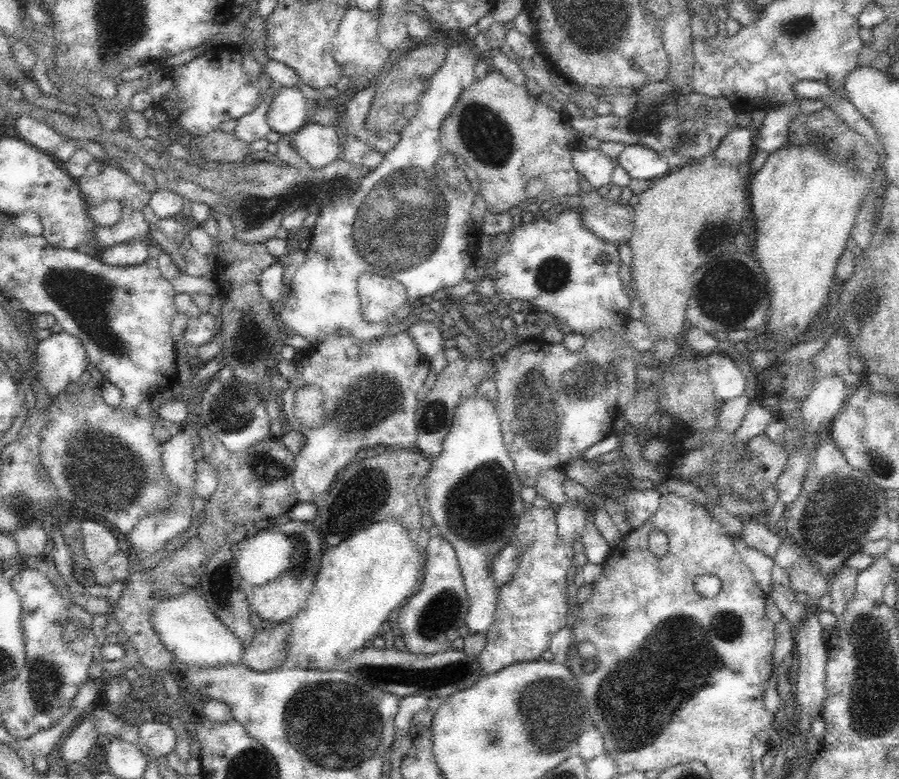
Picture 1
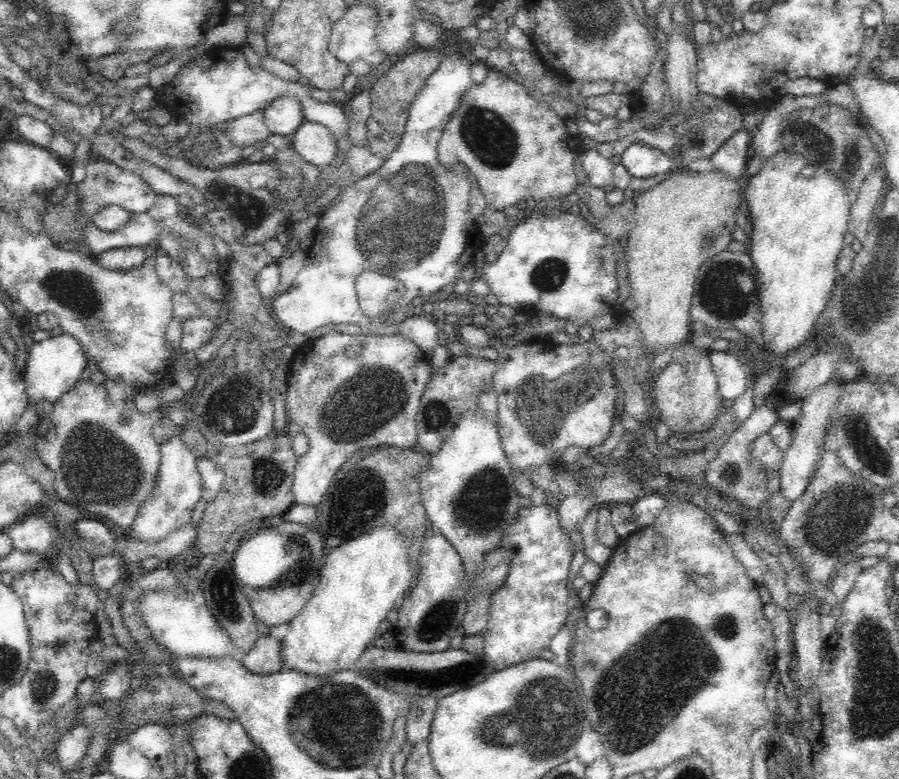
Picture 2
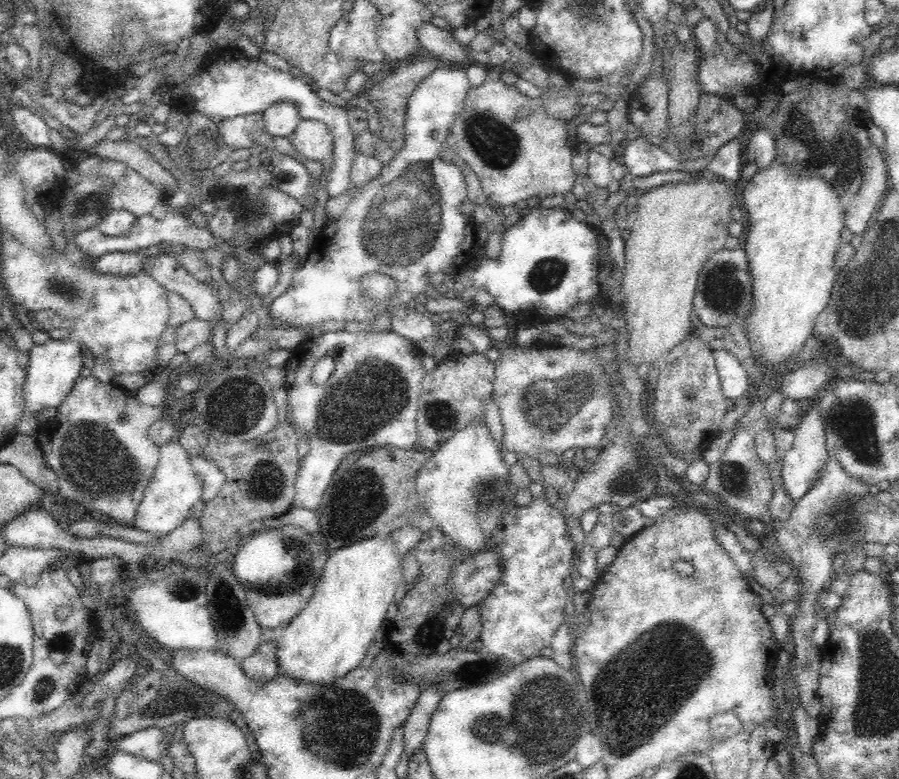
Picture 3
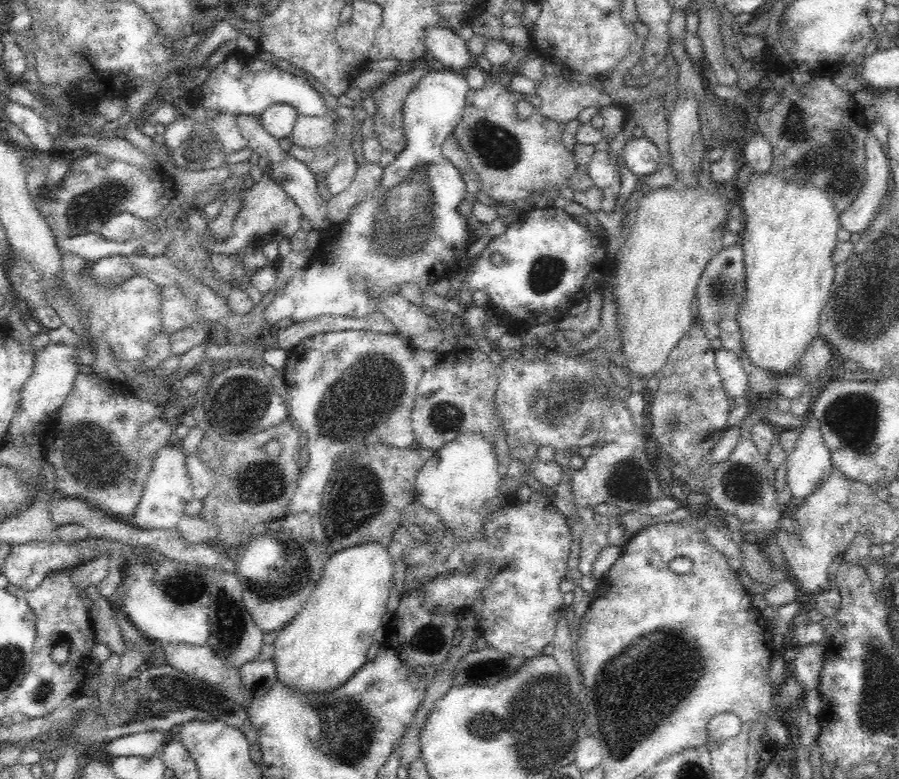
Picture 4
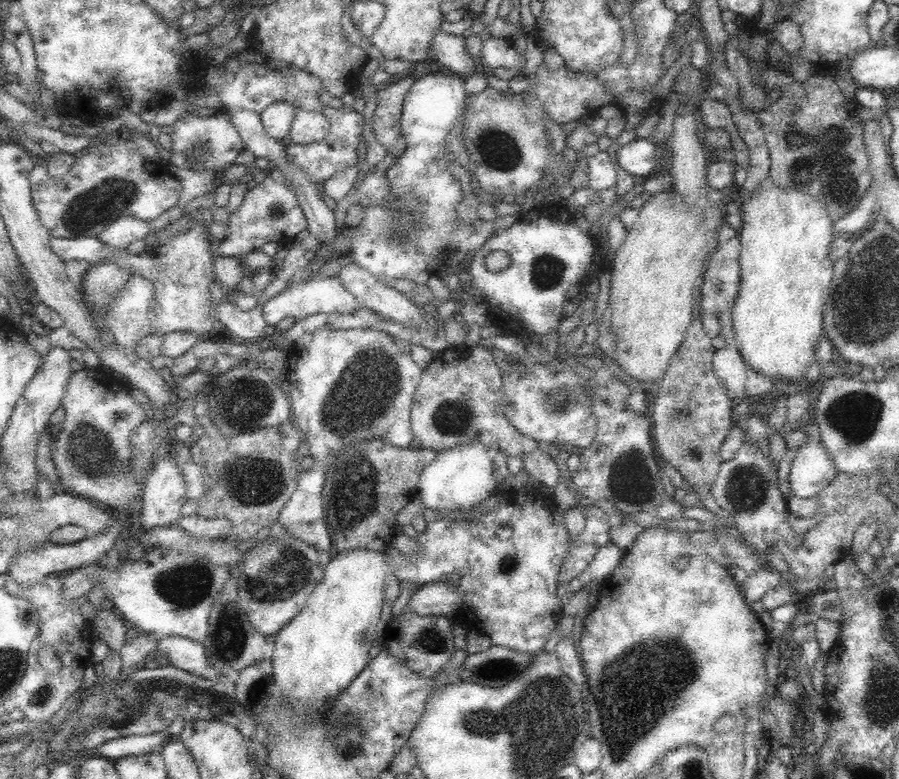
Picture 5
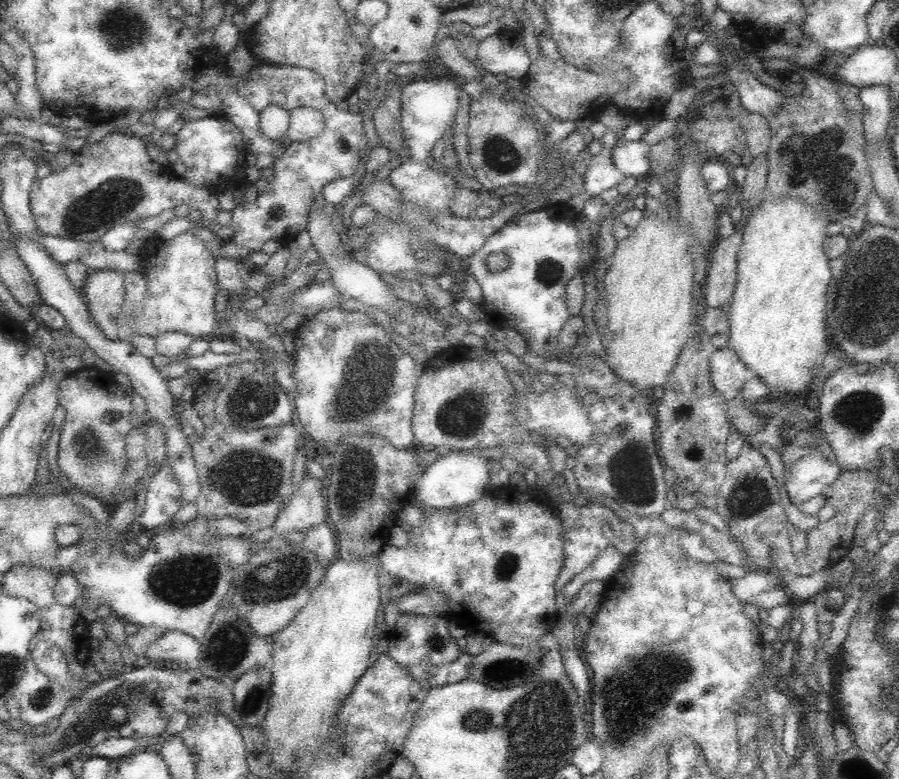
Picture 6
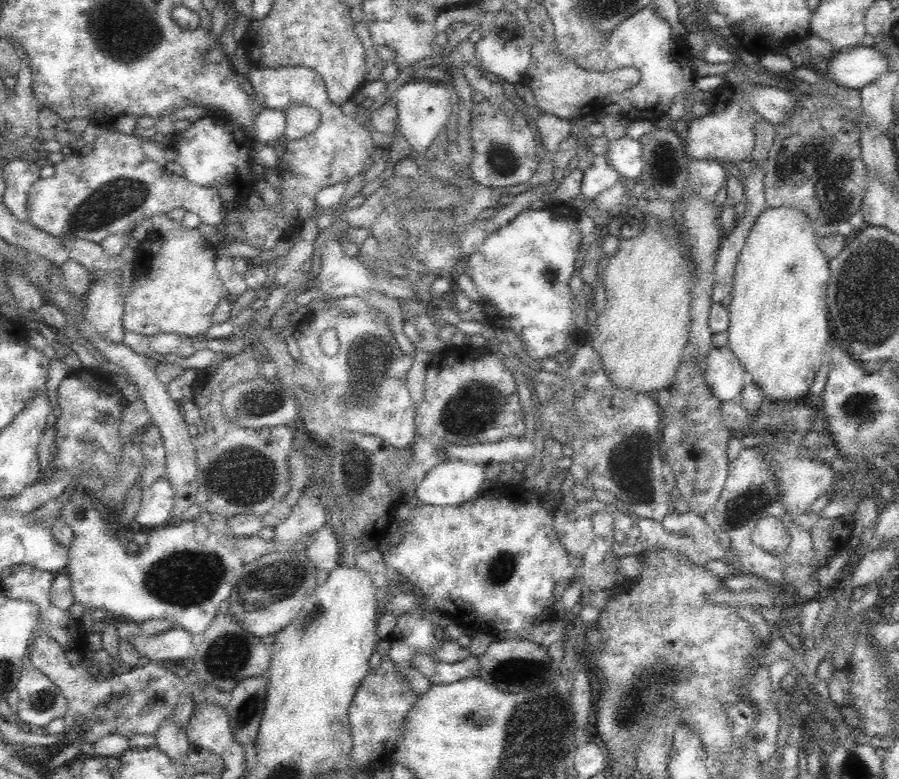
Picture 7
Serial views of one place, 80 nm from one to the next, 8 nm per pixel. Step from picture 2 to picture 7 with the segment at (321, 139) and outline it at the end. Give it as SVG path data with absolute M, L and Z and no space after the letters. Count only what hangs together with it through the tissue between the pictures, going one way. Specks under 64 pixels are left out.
M304 104L289 105L283 110L286 114L286 126L283 139L295 142L315 135L320 124L321 115L317 109Z

